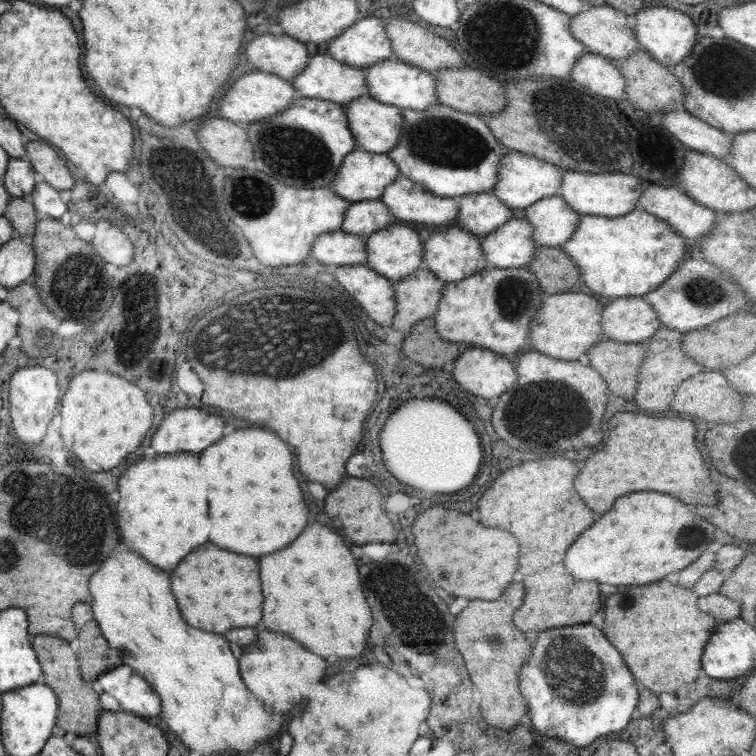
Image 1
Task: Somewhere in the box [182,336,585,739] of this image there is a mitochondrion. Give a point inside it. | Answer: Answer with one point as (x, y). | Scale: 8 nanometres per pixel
(529, 414)

